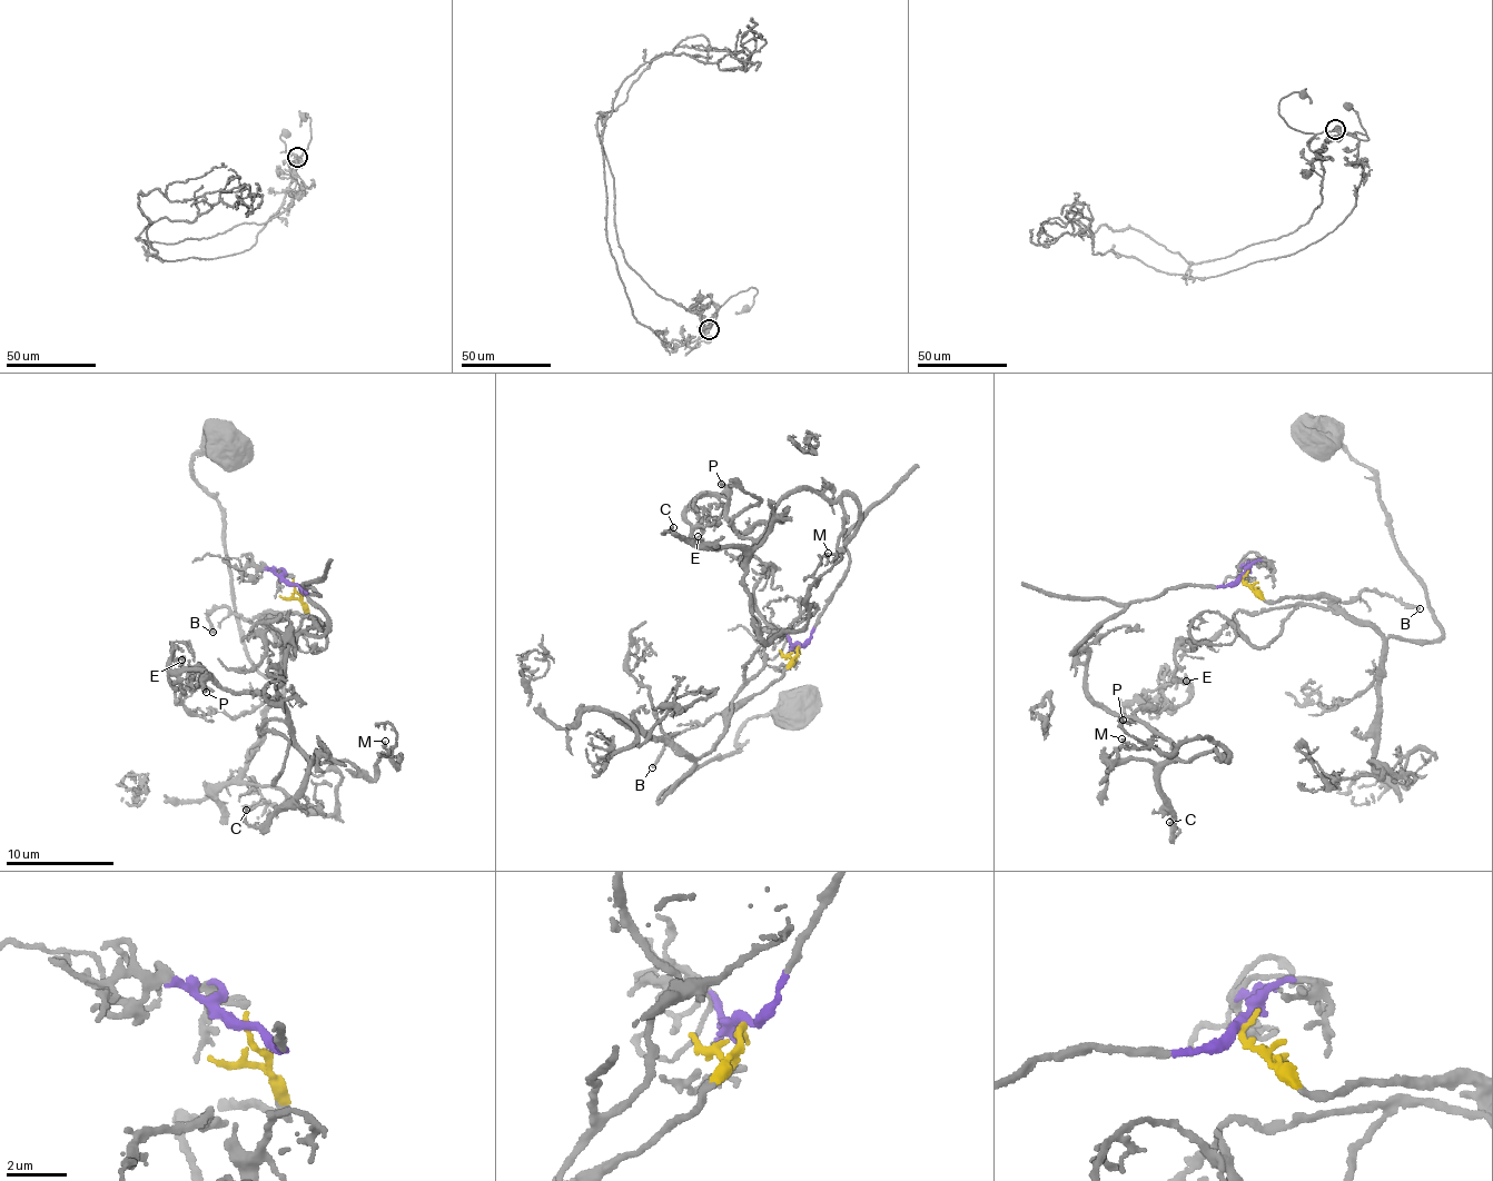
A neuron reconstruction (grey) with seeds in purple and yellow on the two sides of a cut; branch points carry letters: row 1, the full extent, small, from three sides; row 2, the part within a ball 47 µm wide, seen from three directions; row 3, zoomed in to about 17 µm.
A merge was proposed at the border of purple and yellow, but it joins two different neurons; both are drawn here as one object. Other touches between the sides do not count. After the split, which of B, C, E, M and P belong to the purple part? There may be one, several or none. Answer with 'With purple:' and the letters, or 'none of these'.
With purple: C, E, M, P

